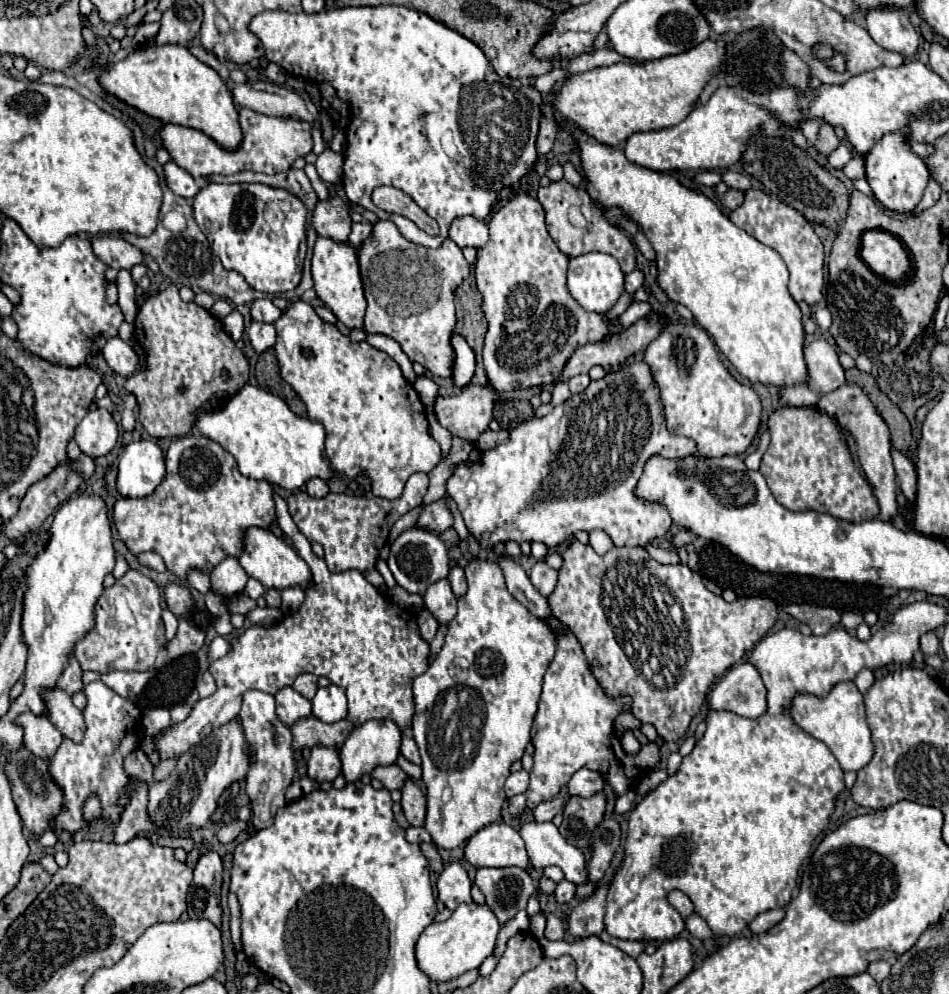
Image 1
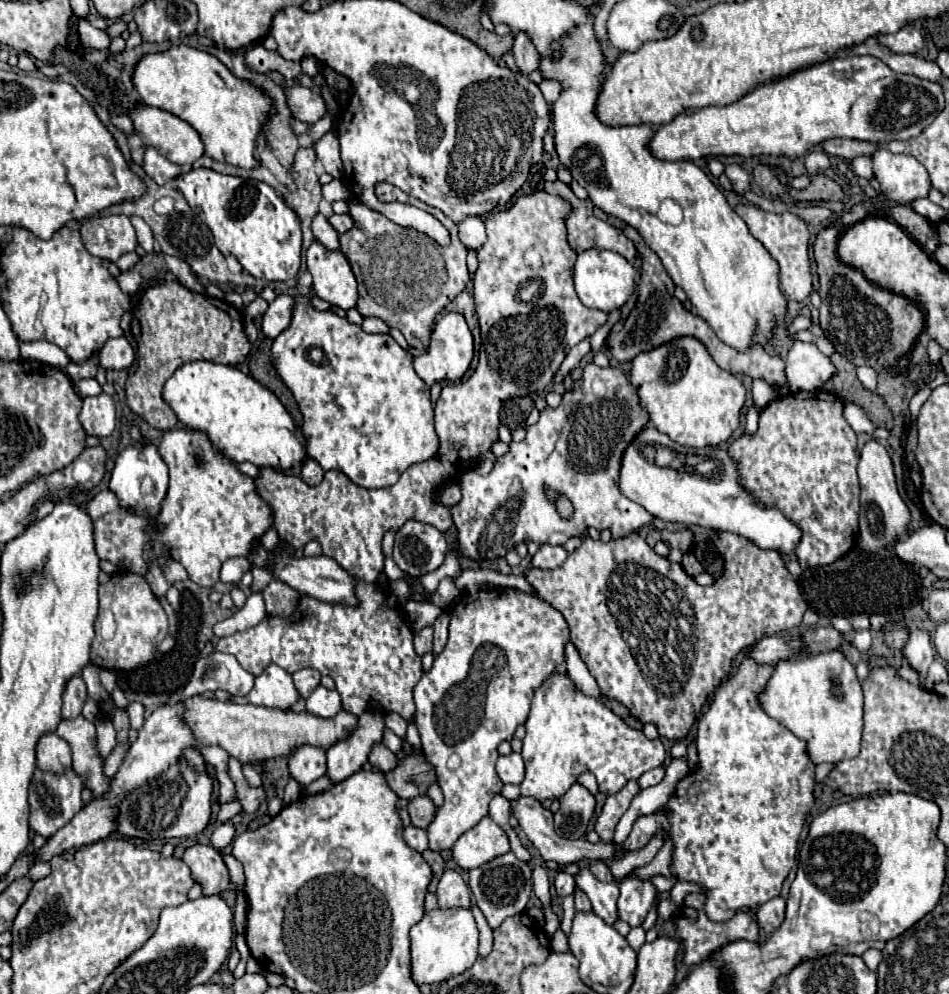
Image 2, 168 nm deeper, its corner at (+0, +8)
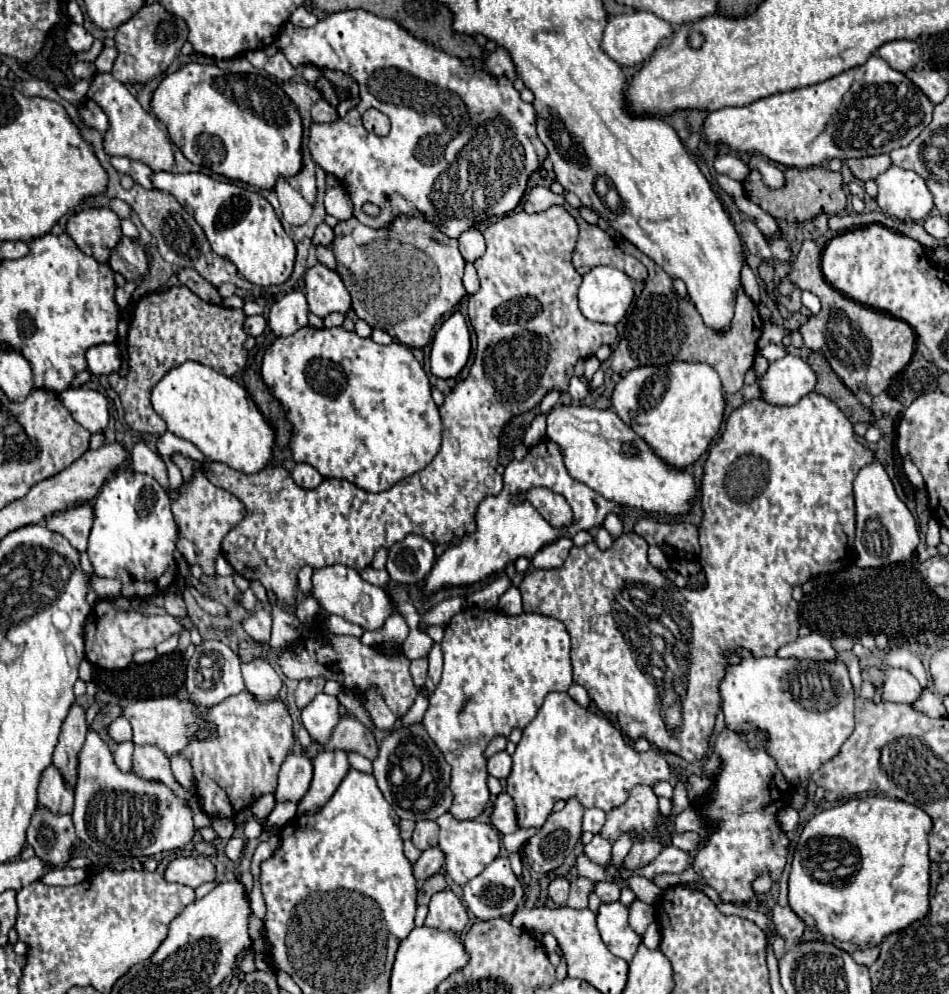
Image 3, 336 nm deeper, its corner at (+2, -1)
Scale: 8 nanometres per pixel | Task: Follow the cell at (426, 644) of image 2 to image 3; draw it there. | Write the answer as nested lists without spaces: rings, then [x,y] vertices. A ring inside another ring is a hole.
[[[419,659],[419,661],[411,661],[411,677],[417,689],[421,689],[425,685],[425,677],[427,677],[427,659]]]

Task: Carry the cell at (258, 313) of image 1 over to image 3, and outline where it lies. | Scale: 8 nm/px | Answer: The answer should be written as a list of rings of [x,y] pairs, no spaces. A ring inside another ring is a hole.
[[[255,315],[255,317],[247,317],[245,319],[245,323],[243,323],[243,327],[245,327],[245,331],[247,331],[247,335],[251,335],[251,337],[257,337],[257,335],[261,335],[263,331],[265,331],[265,319],[261,317],[261,315]]]

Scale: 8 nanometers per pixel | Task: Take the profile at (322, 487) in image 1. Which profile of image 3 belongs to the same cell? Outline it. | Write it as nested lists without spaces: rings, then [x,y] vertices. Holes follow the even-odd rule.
[[[297,463],[291,475],[293,475],[293,481],[299,487],[305,487],[305,489],[315,489],[323,481],[321,473],[317,469],[313,469],[311,465],[307,465],[307,463]]]

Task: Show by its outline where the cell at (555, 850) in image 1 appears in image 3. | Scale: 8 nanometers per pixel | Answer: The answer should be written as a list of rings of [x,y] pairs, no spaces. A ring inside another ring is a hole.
[[[603,903],[597,913],[597,927],[607,949],[627,963],[637,953],[641,937],[629,927],[629,909],[623,903]]]

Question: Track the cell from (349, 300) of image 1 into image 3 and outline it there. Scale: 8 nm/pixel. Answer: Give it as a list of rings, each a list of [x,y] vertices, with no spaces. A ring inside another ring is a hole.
[[[321,263],[307,269],[305,295],[309,311],[321,319],[325,319],[333,311],[347,313],[351,309],[351,297],[341,277]]]

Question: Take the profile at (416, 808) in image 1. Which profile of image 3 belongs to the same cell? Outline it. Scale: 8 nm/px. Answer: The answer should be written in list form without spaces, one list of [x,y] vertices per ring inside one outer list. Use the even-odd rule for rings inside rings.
[[[419,821],[413,831],[413,845],[419,851],[431,849],[437,845],[437,835],[439,835],[439,829],[435,821]]]

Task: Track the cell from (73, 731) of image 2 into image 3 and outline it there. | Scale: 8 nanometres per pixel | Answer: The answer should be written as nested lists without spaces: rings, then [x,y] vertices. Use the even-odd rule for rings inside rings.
[[[89,729],[87,741],[79,753],[73,825],[79,841],[83,841],[95,855],[105,859],[131,855],[149,857],[161,851],[181,849],[193,839],[195,811],[201,811],[197,797],[193,797],[193,807],[187,807],[167,785],[145,781],[135,773],[121,773],[107,743],[99,733]]]

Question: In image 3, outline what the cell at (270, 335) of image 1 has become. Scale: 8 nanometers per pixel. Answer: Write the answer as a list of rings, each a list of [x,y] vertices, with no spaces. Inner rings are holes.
[[[295,289],[283,299],[275,301],[269,311],[269,327],[277,337],[289,337],[301,327],[307,327],[307,301],[305,293]]]

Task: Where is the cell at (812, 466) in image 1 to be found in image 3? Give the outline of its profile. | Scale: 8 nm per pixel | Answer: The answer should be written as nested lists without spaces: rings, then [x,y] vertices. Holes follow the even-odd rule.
[[[807,393],[797,405],[791,407],[775,407],[765,403],[763,399],[751,399],[745,401],[741,407],[733,409],[721,439],[709,449],[709,457],[703,465],[703,479],[701,479],[701,511],[703,519],[699,523],[699,563],[704,573],[707,573],[707,585],[701,591],[691,591],[691,589],[679,589],[673,581],[669,581],[661,571],[657,571],[653,565],[647,561],[647,541],[639,537],[637,533],[625,533],[621,535],[611,549],[601,551],[595,543],[587,543],[581,547],[571,547],[569,557],[565,559],[565,565],[561,569],[531,569],[525,573],[519,591],[523,595],[523,609],[525,613],[539,613],[539,615],[549,615],[559,619],[569,637],[571,637],[571,661],[573,661],[573,681],[581,687],[587,689],[591,701],[597,705],[599,711],[611,713],[617,717],[623,733],[631,739],[637,741],[639,737],[645,737],[653,747],[661,751],[669,751],[679,755],[681,759],[693,763],[701,761],[707,755],[709,749],[709,737],[715,729],[715,717],[721,707],[721,695],[719,695],[719,681],[723,679],[725,673],[725,649],[735,649],[735,647],[745,647],[753,651],[755,657],[763,655],[775,655],[777,649],[781,649],[787,643],[793,643],[797,639],[797,629],[799,629],[799,619],[797,619],[797,603],[791,597],[791,591],[795,585],[803,585],[811,577],[825,575],[825,573],[839,573],[855,563],[855,503],[853,495],[853,481],[857,473],[875,461],[875,455],[871,449],[863,447],[853,433],[851,421],[839,411],[839,407],[829,401],[827,397],[819,393]],[[667,693],[677,693],[679,703],[681,703],[681,729],[679,733],[673,733],[673,717],[667,715],[667,703],[665,695]]]

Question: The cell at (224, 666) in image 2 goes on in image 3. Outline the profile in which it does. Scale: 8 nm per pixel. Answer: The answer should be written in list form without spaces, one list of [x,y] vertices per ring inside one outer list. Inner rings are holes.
[[[201,641],[201,645],[195,647],[193,657],[187,661],[185,687],[191,695],[191,699],[203,707],[211,707],[229,695],[237,695],[237,693],[245,691],[245,683],[243,683],[239,665],[241,665],[241,659],[229,645],[225,645],[221,641]]]

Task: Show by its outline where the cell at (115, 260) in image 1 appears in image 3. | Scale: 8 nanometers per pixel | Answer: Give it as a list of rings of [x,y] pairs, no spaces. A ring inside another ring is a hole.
[[[93,207],[73,213],[67,219],[65,231],[85,255],[95,257],[101,263],[109,261],[111,249],[121,239],[119,217],[109,207]]]

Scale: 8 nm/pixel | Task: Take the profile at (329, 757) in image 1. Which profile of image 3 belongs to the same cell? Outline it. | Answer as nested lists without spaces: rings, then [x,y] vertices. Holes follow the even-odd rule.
[[[291,753],[281,765],[279,771],[279,785],[275,789],[275,801],[277,803],[297,803],[309,789],[313,777],[313,765],[311,759],[307,759],[301,753]]]

